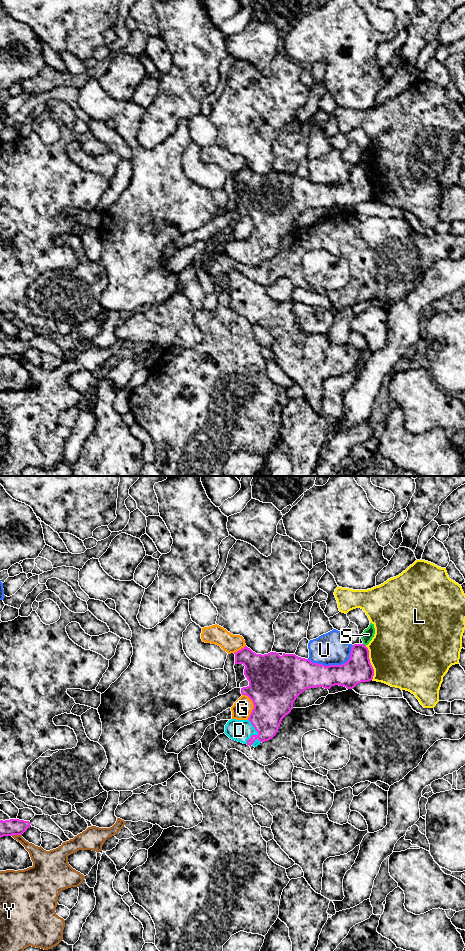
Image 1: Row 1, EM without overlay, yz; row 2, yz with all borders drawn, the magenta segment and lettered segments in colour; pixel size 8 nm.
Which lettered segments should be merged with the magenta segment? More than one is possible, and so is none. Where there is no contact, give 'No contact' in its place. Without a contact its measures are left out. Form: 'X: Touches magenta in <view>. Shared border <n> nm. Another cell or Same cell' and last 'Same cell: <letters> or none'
D: Touches magenta in yz. Shared border 200 nm. Same cell
G: Touches magenta in yz. Shared border 220 nm. Another cell
L: Touches magenta in yz. Shared border 280 nm. Another cell
S: Touches magenta in yz. Shared border 40 nm. Another cell
U: Touches magenta in yz. Shared border 380 nm. Another cell
Y: Touches magenta in yz. Shared border 80 nm. Another cell
Same cell: D

